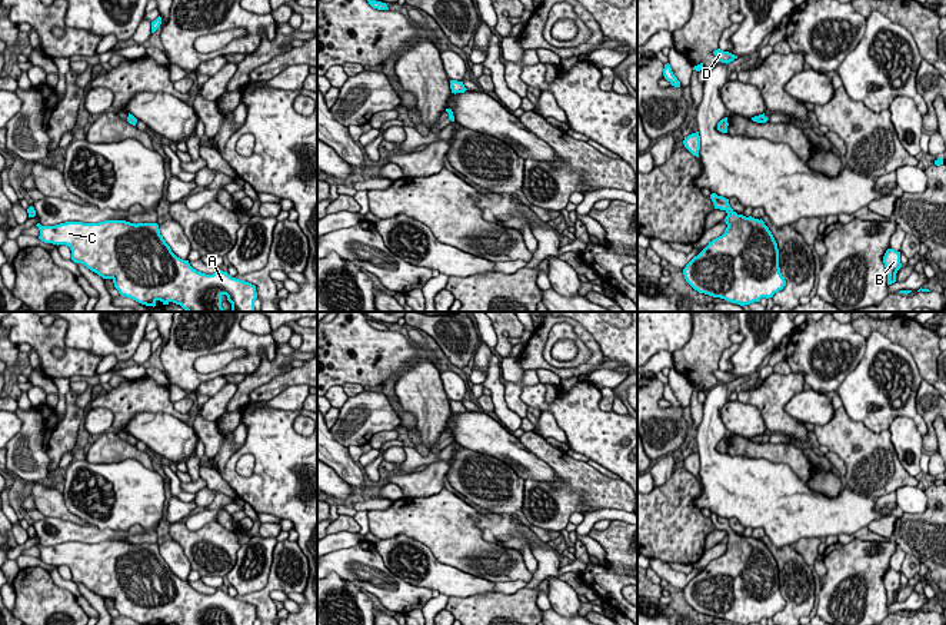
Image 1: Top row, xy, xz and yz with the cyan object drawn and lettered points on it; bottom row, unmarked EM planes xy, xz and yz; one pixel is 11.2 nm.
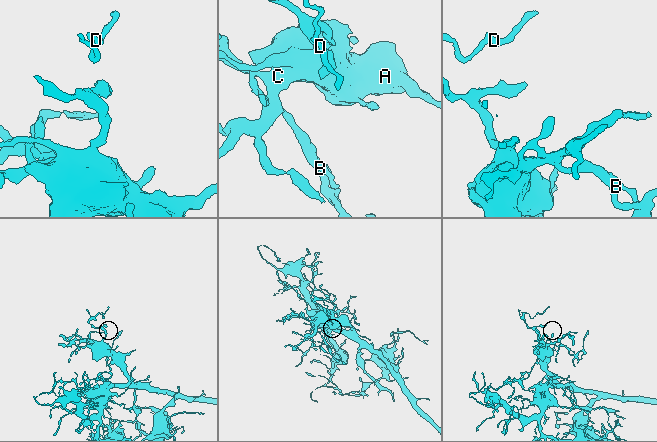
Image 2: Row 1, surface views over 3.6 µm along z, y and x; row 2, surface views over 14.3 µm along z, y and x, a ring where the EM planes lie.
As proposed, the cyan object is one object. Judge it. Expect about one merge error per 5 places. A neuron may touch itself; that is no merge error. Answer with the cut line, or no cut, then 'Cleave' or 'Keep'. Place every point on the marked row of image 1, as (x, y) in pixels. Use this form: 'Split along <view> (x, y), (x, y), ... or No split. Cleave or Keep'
No split. Keep

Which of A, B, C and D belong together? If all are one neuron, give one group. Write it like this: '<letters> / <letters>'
A B C D

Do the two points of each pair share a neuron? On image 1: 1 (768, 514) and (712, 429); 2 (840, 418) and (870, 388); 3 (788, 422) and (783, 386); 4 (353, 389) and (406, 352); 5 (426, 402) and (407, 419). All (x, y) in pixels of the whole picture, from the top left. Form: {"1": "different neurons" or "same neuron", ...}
{"1": "same neuron", "2": "different neurons", "3": "same neuron", "4": "different neurons", "5": "different neurons"}

